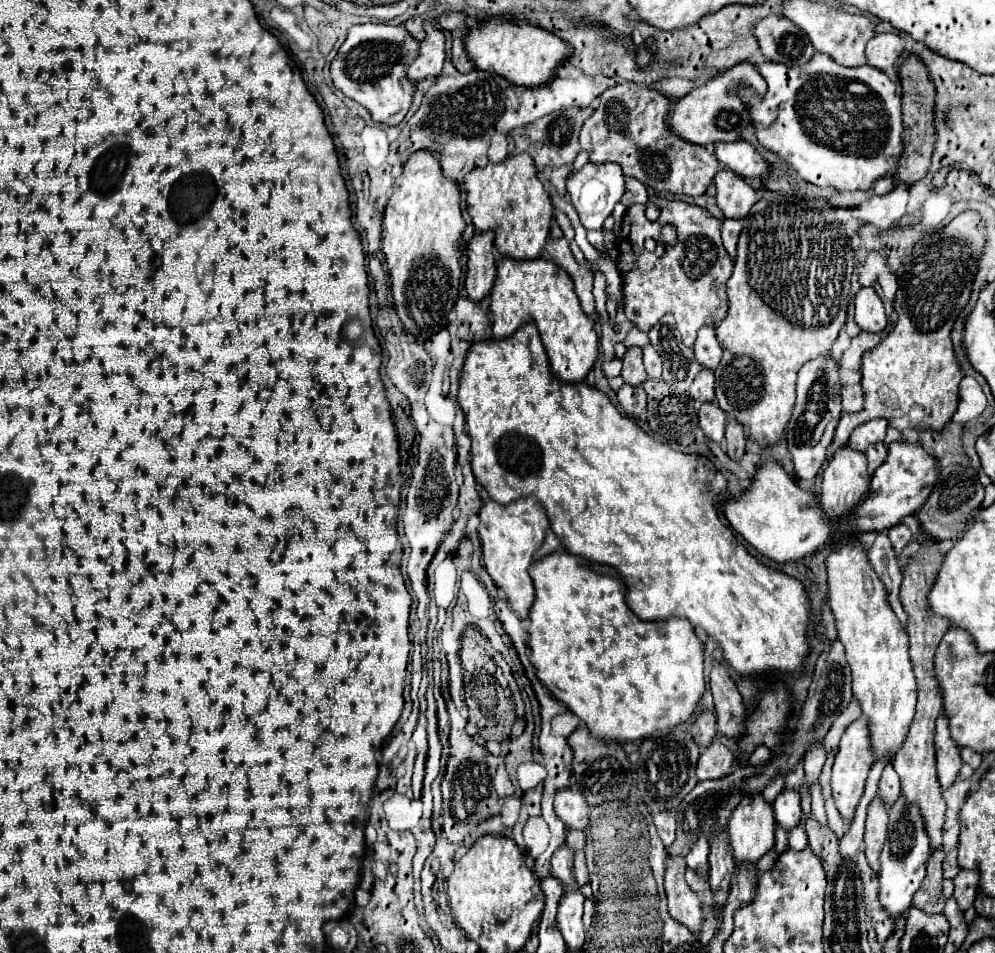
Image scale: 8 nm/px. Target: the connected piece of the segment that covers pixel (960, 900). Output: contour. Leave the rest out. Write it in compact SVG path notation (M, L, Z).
M959 871L959 875L953 879L953 885L955 885L955 901L959 905L961 911L969 909L975 901L975 893L977 893L977 871Z

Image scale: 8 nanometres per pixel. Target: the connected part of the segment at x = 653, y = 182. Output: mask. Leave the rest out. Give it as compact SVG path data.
M619 83L609 87L599 97L599 107L583 123L579 145L589 153L591 163L613 161L623 167L623 173L635 177L655 191L669 191L679 195L703 195L711 185L719 161L703 145L693 145L675 135L667 125L671 101L645 85Z

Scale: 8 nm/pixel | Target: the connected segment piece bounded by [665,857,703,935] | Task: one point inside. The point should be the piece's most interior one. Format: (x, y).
(683, 905)

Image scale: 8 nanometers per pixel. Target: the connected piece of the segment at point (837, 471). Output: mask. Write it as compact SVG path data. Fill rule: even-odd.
M851 445L839 447L823 471L821 503L827 517L841 517L869 491L867 457Z

